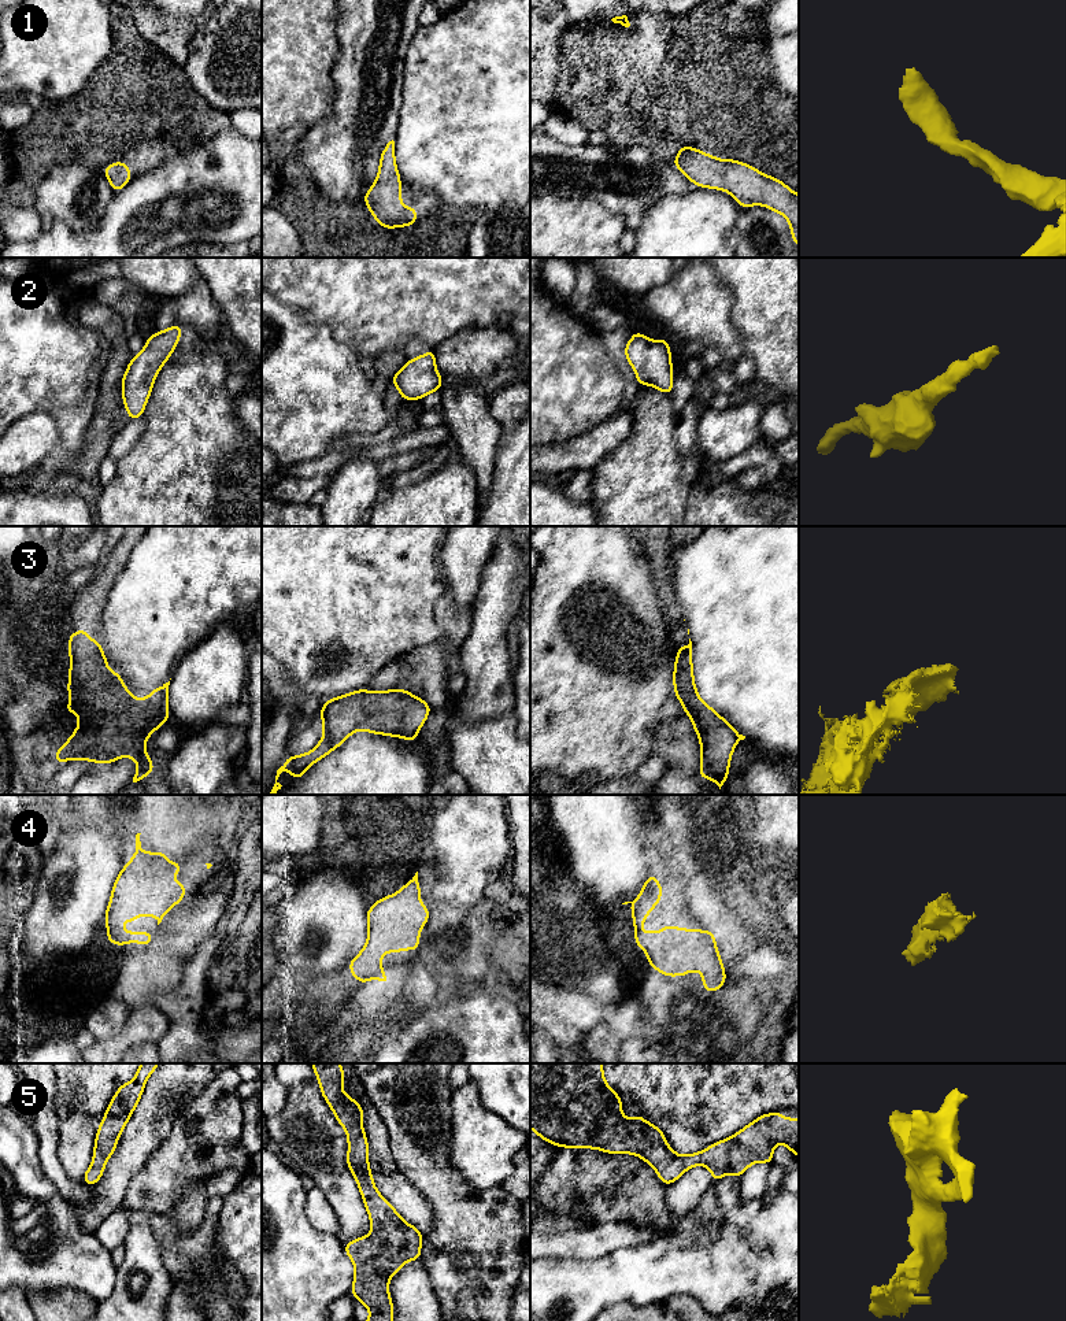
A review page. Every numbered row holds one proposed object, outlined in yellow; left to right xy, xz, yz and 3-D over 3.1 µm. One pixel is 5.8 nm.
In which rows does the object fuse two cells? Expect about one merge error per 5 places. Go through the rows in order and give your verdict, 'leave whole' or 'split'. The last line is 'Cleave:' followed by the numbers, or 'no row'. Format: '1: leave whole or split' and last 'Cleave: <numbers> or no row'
1: leave whole
2: leave whole
3: leave whole
4: leave whole
5: leave whole
Cleave: no row

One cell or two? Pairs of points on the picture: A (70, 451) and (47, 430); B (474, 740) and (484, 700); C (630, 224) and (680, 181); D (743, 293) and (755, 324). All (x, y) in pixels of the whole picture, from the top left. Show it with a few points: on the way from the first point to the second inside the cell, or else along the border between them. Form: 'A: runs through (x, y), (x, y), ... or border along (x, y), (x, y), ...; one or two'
A: border along (45, 410), (55, 420), (58, 443), (37, 465); two
B: border along (451, 707), (466, 721), (489, 720), (511, 711); two
C: runs through (636, 208), (665, 182); one
D: runs through (750, 300), (755, 306), (755, 317); one

